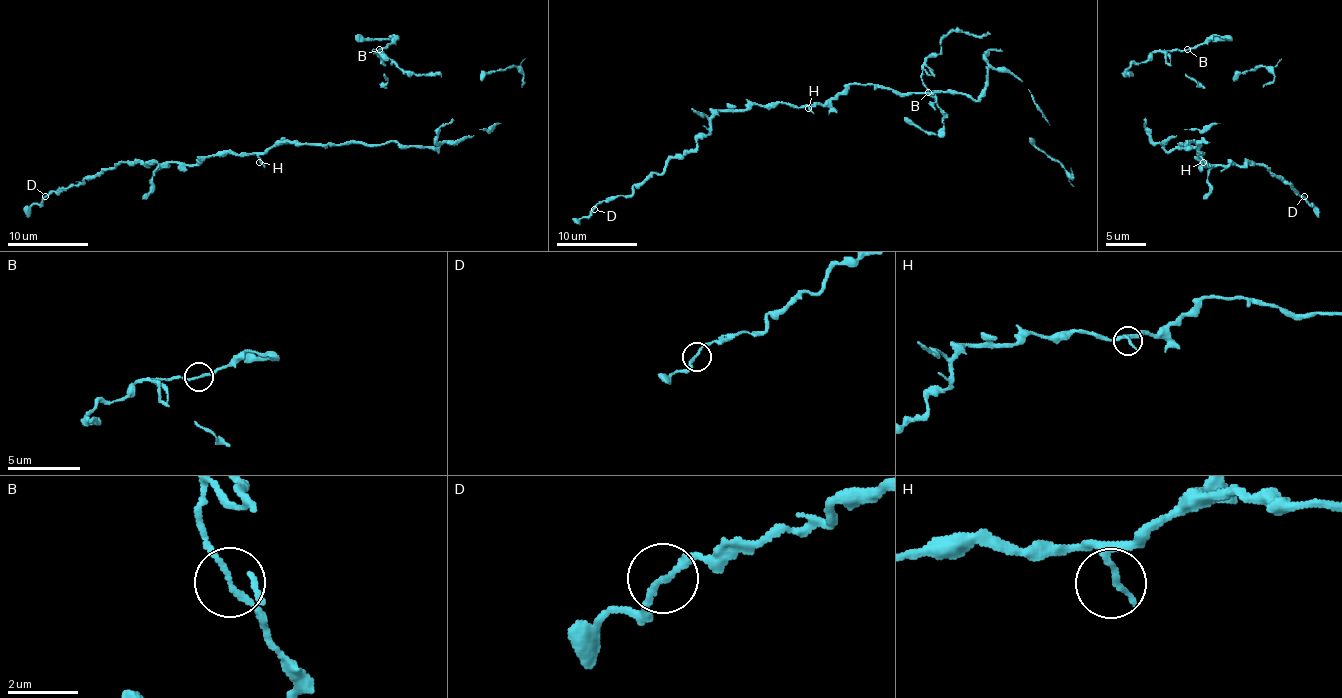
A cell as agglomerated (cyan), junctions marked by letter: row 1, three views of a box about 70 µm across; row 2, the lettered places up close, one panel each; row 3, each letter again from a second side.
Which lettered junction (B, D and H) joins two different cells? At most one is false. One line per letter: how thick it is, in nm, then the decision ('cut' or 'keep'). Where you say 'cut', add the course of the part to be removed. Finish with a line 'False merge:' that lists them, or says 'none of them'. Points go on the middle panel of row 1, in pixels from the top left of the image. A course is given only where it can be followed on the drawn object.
B: 150 nm thick; keep
D: 160 nm thick; keep
H: 150 nm thick; keep
False merge: none of them

